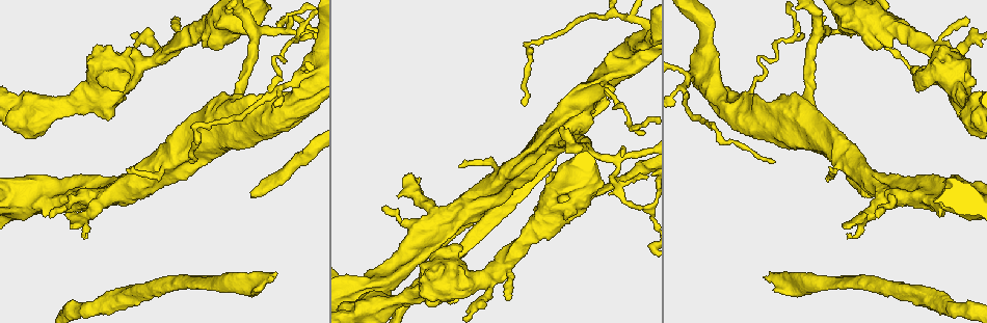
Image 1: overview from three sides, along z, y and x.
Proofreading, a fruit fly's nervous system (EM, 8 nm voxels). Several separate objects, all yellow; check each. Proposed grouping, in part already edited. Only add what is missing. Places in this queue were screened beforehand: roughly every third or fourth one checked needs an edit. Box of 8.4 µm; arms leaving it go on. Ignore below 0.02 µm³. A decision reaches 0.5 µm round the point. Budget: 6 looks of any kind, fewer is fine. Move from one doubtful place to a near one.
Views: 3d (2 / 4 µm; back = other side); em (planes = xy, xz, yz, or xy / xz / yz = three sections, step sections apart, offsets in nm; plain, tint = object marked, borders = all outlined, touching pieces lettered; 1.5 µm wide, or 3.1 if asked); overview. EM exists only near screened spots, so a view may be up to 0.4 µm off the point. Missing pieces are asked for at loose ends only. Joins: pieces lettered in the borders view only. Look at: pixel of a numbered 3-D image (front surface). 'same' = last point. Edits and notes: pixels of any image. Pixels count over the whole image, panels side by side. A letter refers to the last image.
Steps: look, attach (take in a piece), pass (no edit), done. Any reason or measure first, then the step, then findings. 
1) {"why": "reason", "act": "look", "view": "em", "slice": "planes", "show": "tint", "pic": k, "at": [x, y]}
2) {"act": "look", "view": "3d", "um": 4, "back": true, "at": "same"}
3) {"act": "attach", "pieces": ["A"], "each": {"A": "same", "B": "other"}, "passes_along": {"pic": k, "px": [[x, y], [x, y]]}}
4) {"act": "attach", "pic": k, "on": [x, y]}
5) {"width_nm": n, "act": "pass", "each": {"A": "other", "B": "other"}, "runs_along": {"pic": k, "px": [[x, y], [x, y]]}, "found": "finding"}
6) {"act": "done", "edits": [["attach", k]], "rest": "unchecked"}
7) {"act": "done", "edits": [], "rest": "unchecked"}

{"why": "end of a long branch", "act": "look", "view": "3d", "um": 2, "pic": 1, "at": [871, 197]}

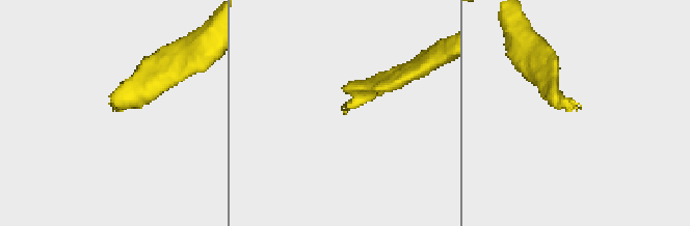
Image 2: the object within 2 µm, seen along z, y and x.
{"act": "look", "view": "em", "slice": "yz", "step": 4, "show": "tint", "pic": 2, "at": [346, 109]}

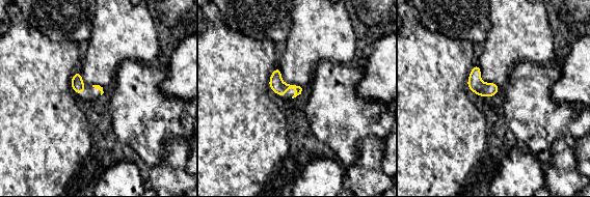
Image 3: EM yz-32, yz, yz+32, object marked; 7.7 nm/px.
{"why": "another direction", "act": "look", "view": "em", "slice": "planes", "show": "borders", "at": "same"}

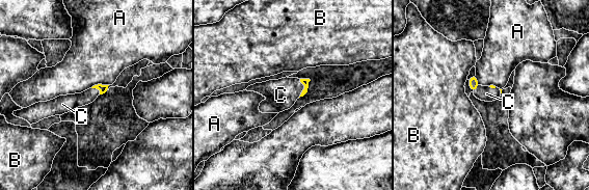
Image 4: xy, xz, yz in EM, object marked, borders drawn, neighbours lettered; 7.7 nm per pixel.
{"act": "attach", "pieces": ["C"], "each": {"A": "other", "B": "other", "C": "same"}, "passes_along": {"pic": 4, "px": [[304, 81], [304, 88], [280, 94]]}, "found": "it goes on there"}

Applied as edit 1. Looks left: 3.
{"act": "look", "view": "overview"}

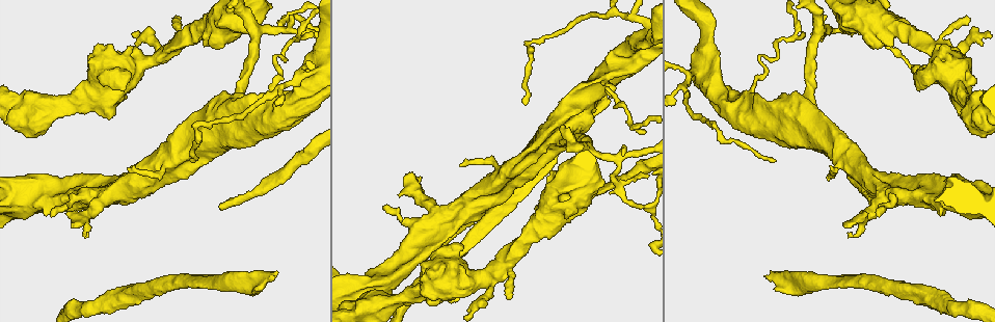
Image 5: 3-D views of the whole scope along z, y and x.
{"why": "free end", "act": "look", "view": "em", "slice": "xy", "step": 8, "show": "tint", "pic": 5, "at": [765, 277]}

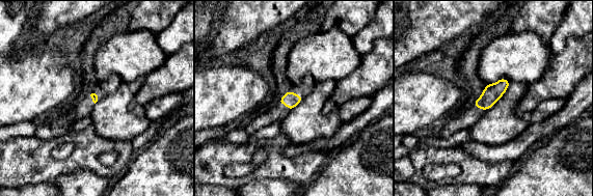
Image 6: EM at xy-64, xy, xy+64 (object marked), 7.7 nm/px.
{"why": "cut it another way", "act": "look", "view": "em", "slice": "planes", "show": "borders", "at": "same"}

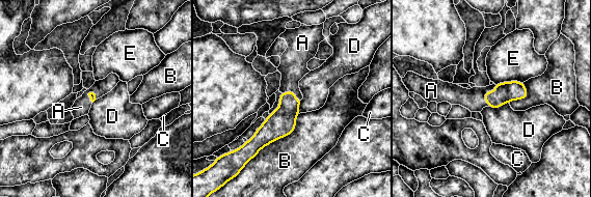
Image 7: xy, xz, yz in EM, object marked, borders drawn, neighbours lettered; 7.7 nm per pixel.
{"longest_contact_nm": ["B", 460], "act": "attach", "pieces": ["A"], "each": {"A": "same", "B": "other", "C": "other", "D": "other", "E": "other"}, "passes_along": {"pic": 7, "px": [[505, 92], [485, 92], [473, 99]]}, "found": "it goes on there"}

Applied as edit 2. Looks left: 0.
{"act": "done", "edits": [["attach", 4], ["attach", 7]], "rest": "unchecked"}

